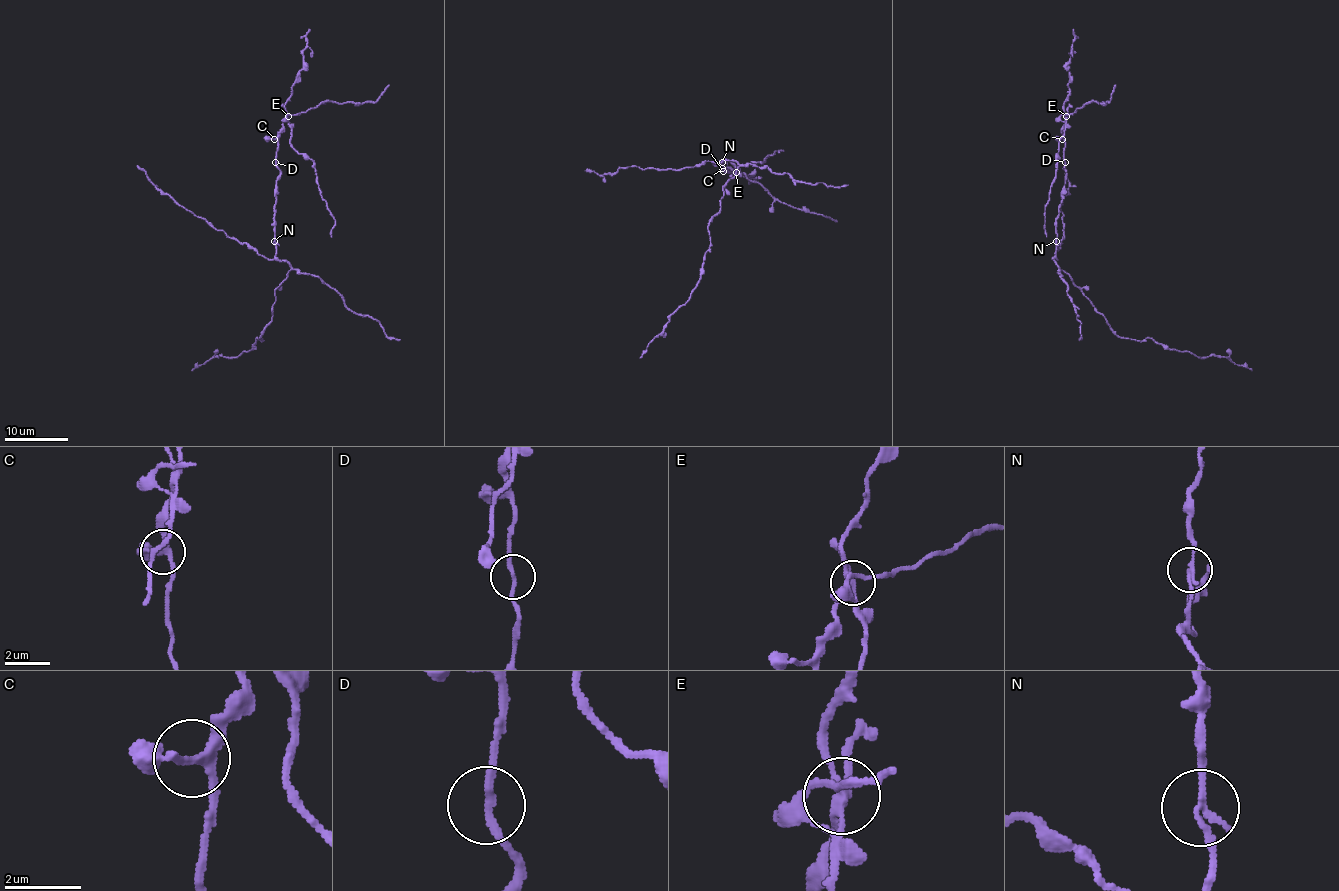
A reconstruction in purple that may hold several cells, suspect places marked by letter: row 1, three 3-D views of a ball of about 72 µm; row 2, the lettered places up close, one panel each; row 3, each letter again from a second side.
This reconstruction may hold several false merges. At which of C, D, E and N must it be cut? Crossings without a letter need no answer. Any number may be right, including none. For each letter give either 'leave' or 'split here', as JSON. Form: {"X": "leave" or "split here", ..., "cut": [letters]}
{"C": "leave", "D": "leave", "E": "split here", "N": "split here", "cut": ["E", "N"]}

